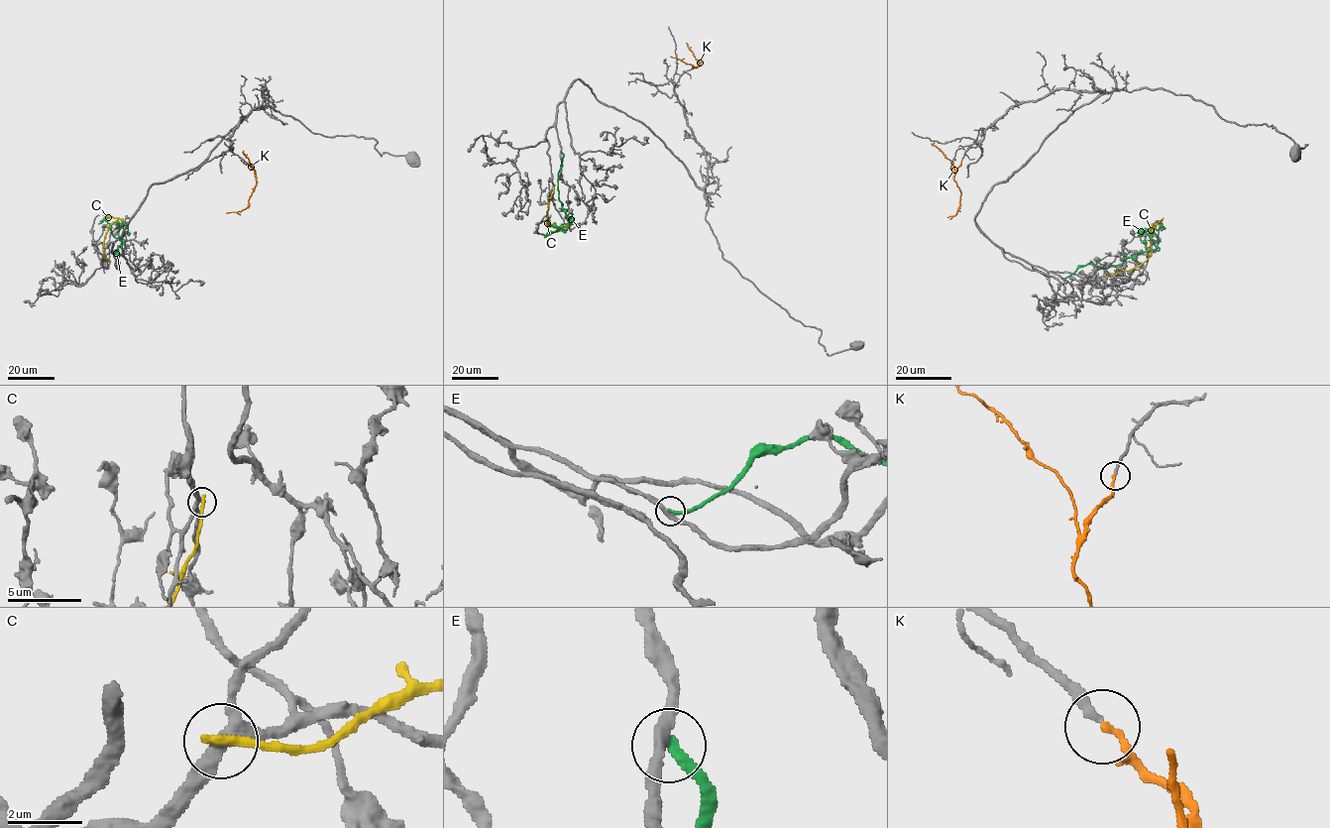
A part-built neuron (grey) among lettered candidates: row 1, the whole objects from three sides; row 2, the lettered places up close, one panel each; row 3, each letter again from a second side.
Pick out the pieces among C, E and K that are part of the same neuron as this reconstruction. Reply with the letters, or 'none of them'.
K

